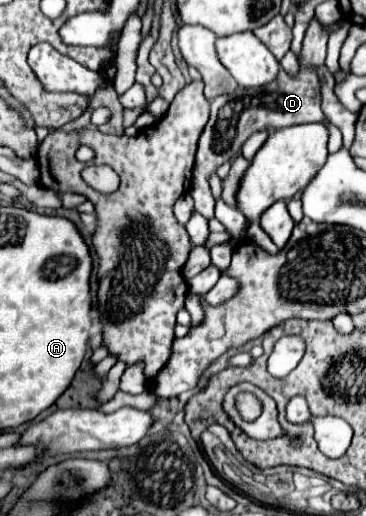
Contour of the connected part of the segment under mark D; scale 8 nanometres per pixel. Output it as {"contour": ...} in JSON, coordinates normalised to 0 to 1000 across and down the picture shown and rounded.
{"contour":[[[855,35],[839,50],[833,78],[828,78],[828,128],[806,151],[784,147],[773,136],[762,136],[757,151],[724,167],[708,171],[648,171],[631,182],[604,182],[577,198],[577,229],[544,267],[538,287],[538,314],[527,326],[527,360],[522,380],[533,388],[533,407],[544,407],[560,422],[582,422],[587,384],[571,368],[571,337],[587,333],[609,314],[642,306],[642,298],[658,298],[664,275],[702,252],[735,252],[751,256],[779,244],[801,240],[850,240],[877,236],[883,213],[877,213],[877,159],[850,136],[850,128],[872,128],[888,120],[893,109],[893,78],[899,62],[888,50]]]}

